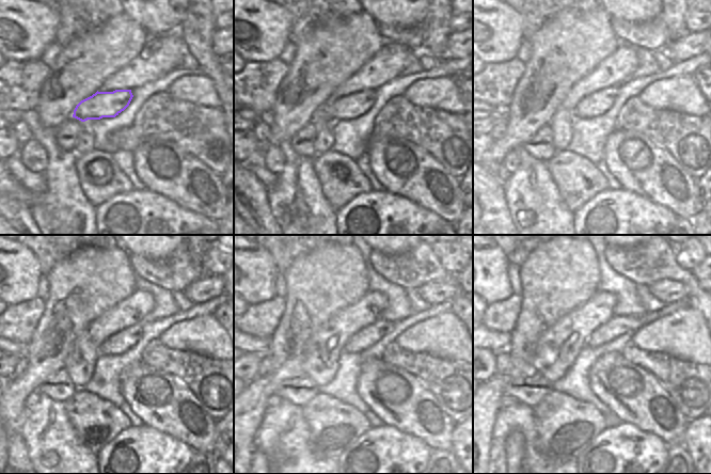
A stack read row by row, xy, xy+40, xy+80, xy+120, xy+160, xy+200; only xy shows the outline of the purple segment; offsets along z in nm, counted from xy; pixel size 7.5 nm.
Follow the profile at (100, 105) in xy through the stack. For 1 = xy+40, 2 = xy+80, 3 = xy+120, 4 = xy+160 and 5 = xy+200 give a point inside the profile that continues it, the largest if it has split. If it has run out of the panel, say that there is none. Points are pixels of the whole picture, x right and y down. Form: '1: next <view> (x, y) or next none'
1: next xy+40 (350, 107)
2: next xy+80 (597, 104)
3: next xy+120 (123, 341)
4: next xy+160 (369, 335)
5: next xy+200 (617, 326)

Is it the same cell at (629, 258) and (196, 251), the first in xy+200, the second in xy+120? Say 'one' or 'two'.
two

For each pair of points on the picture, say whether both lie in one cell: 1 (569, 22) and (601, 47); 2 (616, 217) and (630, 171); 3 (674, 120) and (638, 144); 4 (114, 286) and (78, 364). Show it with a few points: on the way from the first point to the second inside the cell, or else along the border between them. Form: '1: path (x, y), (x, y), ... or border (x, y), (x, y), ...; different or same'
1: path (577, 30), (585, 38), (594, 41); same
2: border (622, 187), (648, 198); different
3: border (625, 129), (637, 131), (669, 152); different
4: border (123, 300), (101, 313), (82, 330); different

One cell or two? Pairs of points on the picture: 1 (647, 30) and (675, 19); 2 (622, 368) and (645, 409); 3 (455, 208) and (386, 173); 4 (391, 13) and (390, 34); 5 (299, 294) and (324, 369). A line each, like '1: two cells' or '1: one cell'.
1: two cells
2: one cell
3: one cell
4: two cells
5: two cells

